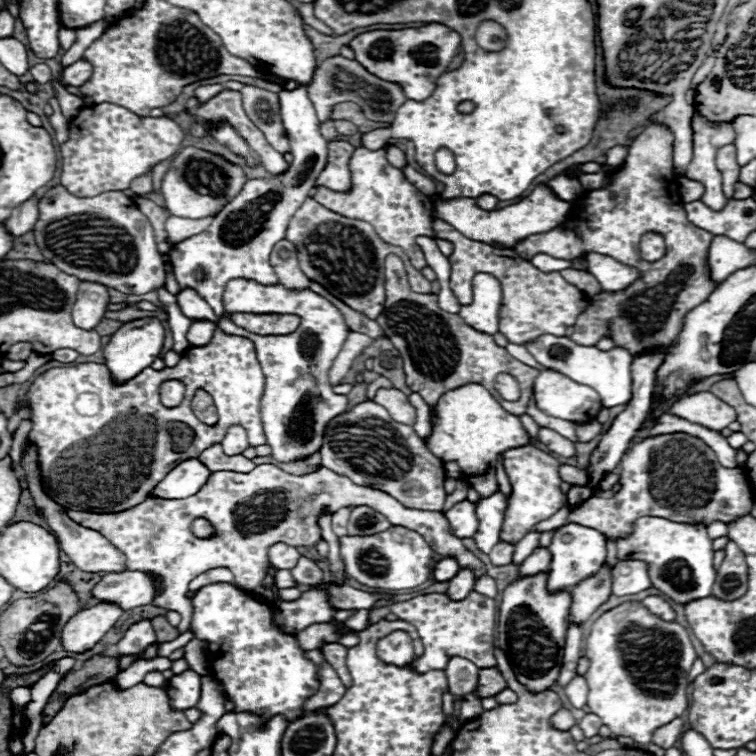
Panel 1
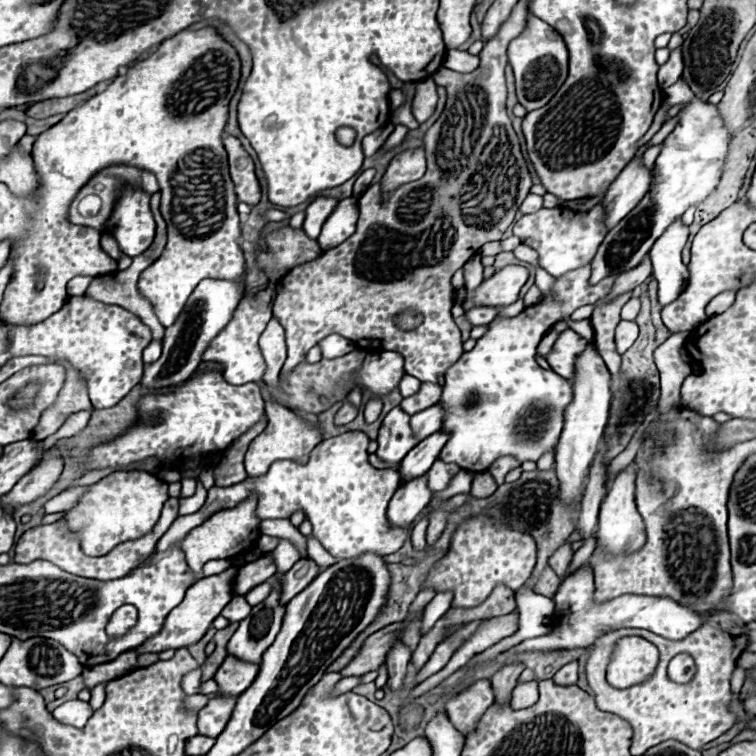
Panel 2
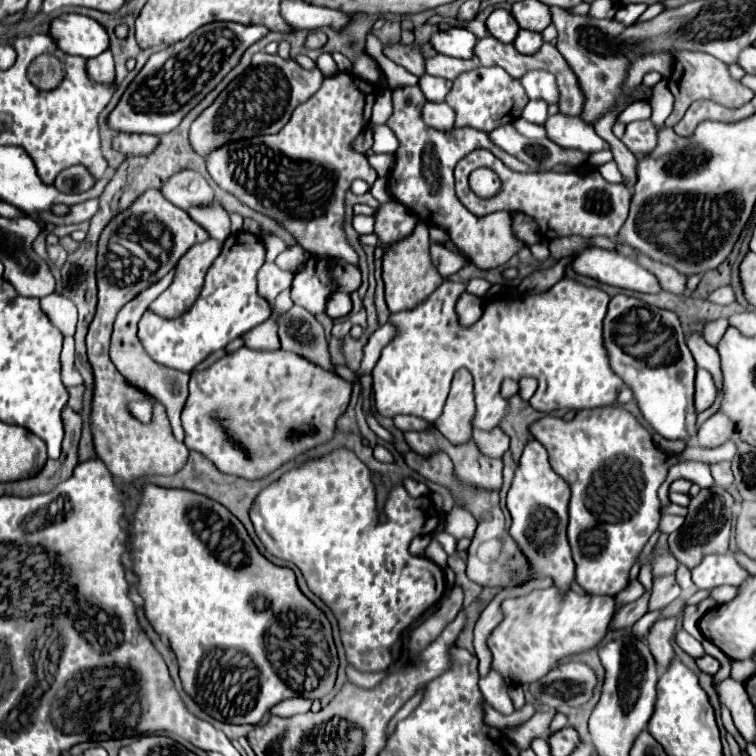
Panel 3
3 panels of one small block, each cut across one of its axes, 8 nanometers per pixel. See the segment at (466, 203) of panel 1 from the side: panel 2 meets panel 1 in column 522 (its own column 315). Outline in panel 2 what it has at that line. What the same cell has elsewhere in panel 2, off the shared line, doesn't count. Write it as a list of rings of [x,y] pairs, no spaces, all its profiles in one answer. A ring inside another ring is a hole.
[[[318,196],[316,200],[312,200],[306,208],[306,234],[310,238],[318,238],[322,224],[328,220],[328,216],[334,212],[334,208],[338,206],[338,198],[328,198],[328,196]]]

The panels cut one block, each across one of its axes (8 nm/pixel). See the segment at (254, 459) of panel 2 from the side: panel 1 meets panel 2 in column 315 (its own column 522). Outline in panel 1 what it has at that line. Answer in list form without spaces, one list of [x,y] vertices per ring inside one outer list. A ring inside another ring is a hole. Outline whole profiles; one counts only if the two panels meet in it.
[[[468,384],[446,392],[438,400],[438,418],[434,418],[432,424],[434,430],[426,440],[426,446],[442,462],[458,462],[468,484],[478,490],[480,498],[490,498],[498,492],[496,470],[492,468],[492,462],[506,450],[530,444],[530,436],[522,428],[520,418],[508,414],[480,384]]]

